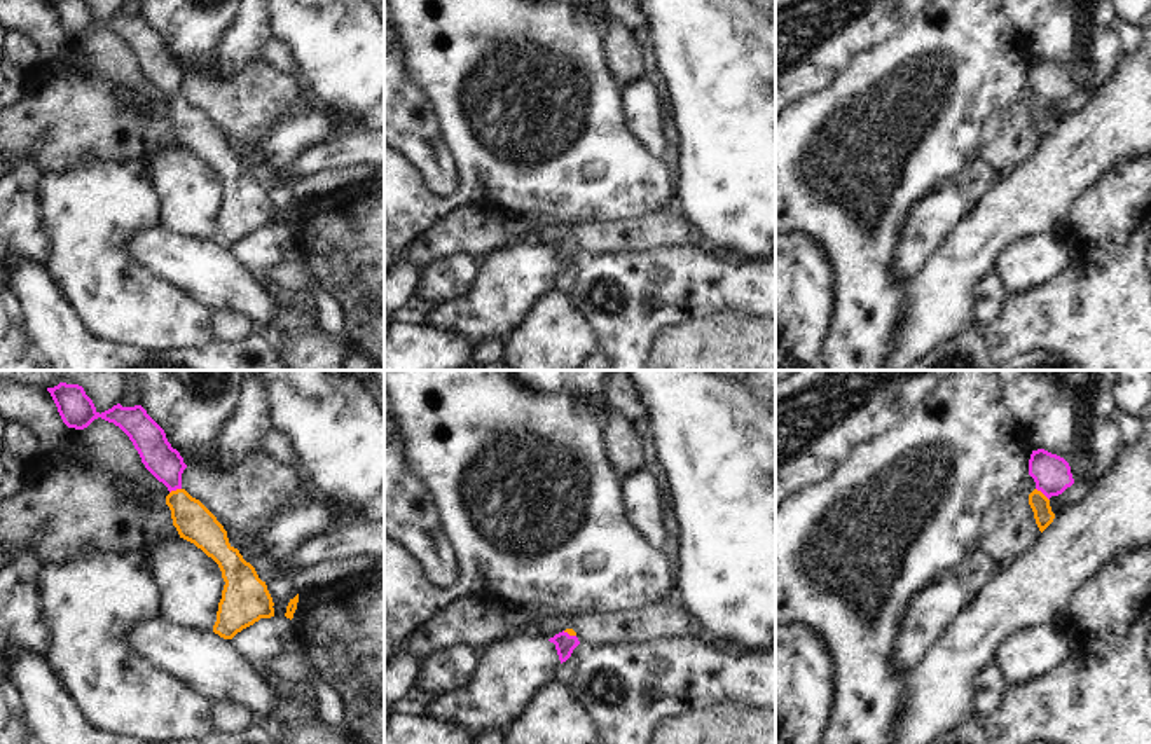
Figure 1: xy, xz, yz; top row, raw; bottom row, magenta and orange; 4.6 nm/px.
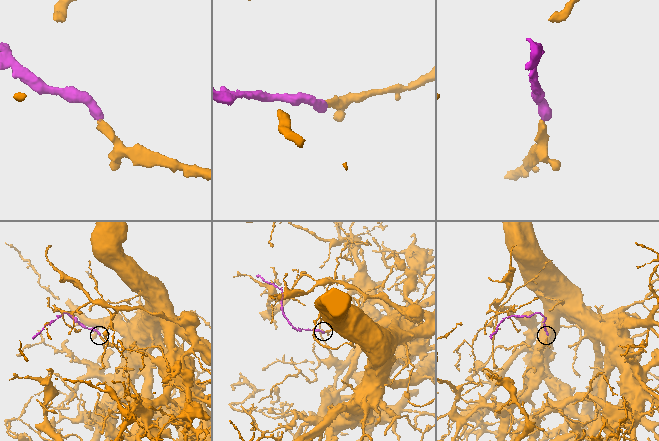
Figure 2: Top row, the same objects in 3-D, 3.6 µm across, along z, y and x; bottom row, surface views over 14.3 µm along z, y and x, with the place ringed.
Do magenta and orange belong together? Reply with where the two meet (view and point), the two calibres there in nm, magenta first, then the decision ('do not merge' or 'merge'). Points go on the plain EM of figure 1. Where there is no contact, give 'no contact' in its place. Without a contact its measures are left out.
yz (1043, 102) | 180/90 nm | merge

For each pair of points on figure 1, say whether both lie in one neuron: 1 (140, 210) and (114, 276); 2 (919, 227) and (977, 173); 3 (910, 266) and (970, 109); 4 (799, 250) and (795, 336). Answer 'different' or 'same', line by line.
1: same
2: same
3: different
4: same

